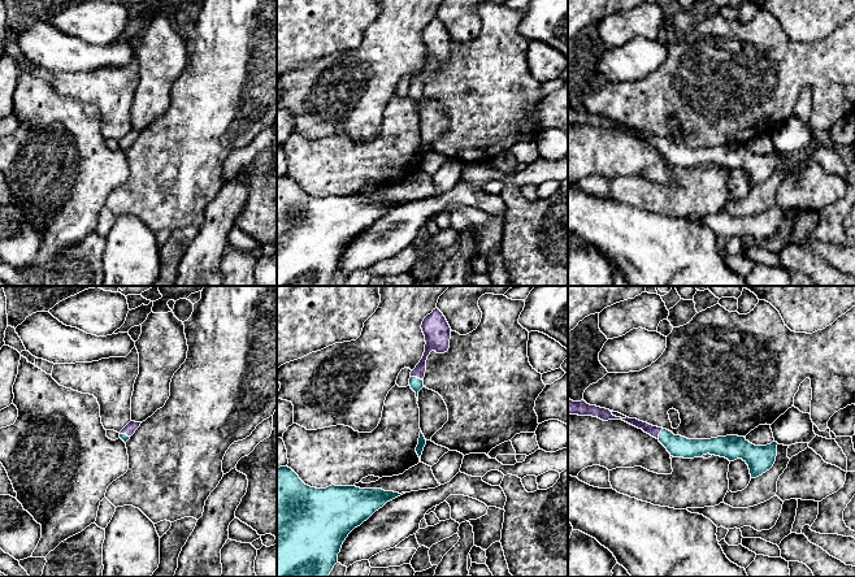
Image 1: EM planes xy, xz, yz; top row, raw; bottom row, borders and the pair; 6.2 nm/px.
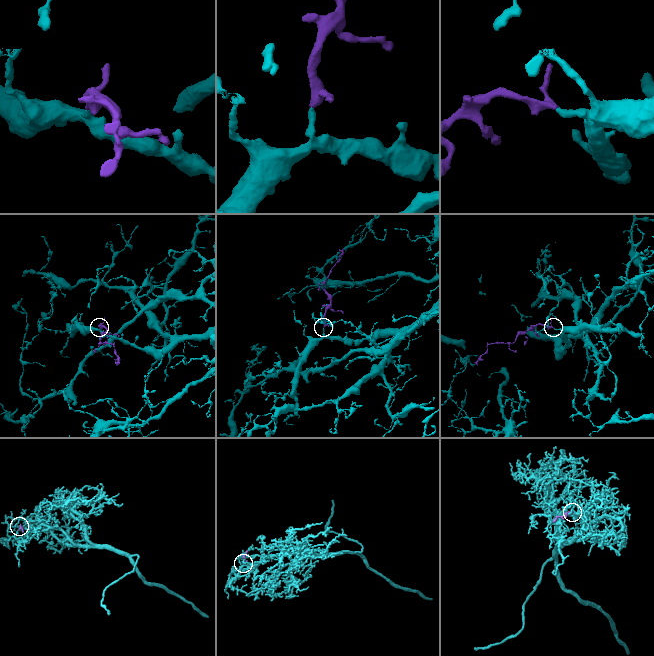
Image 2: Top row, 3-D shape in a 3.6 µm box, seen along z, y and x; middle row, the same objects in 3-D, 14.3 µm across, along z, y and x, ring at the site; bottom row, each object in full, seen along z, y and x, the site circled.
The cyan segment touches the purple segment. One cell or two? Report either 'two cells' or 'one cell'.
one cell

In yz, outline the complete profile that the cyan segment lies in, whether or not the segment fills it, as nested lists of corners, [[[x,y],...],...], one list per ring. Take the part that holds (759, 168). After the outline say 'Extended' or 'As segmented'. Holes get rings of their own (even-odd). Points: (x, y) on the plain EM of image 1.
[[[568,108],[568,123],[593,125],[603,130],[622,129],[656,147],[673,166],[694,168],[709,162],[725,166],[729,170],[742,168],[748,174],[751,187],[756,187],[769,179],[777,165],[777,151],[772,151],[767,155],[755,155],[745,146],[738,144],[711,148],[687,148],[637,127],[616,126],[609,118],[590,114],[585,109],[573,110]]]. Extended

